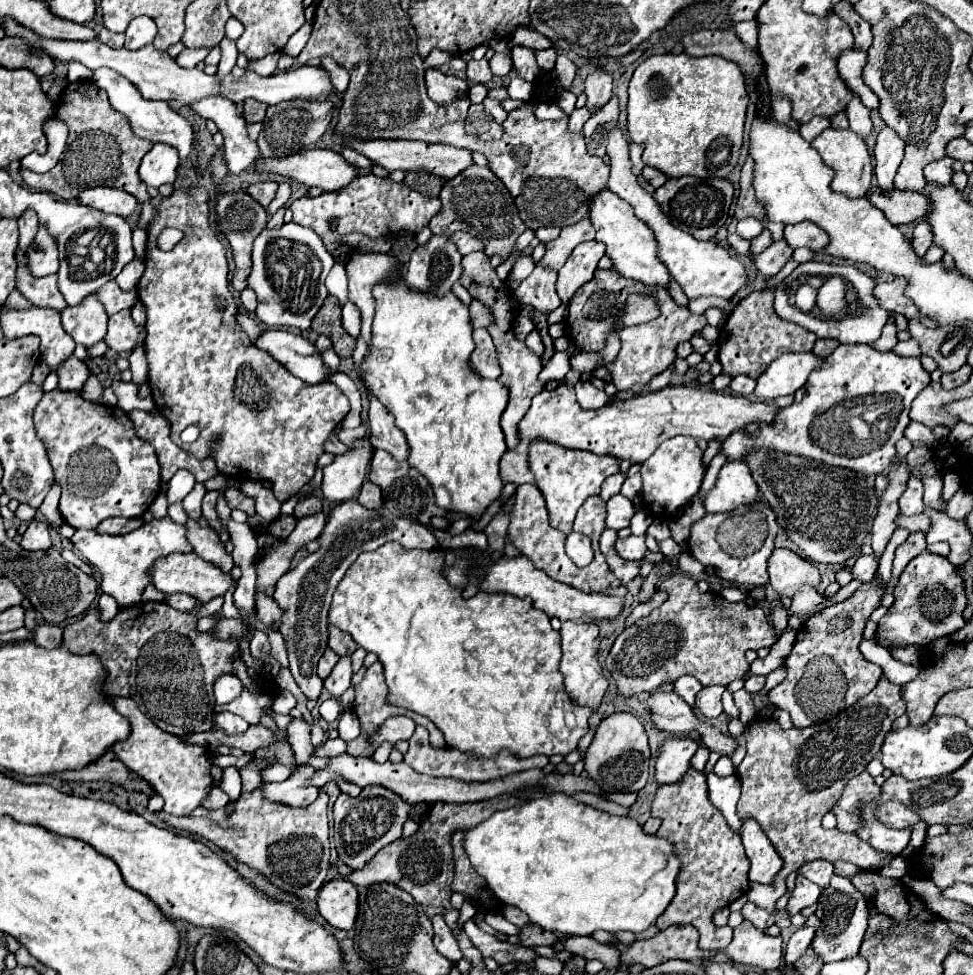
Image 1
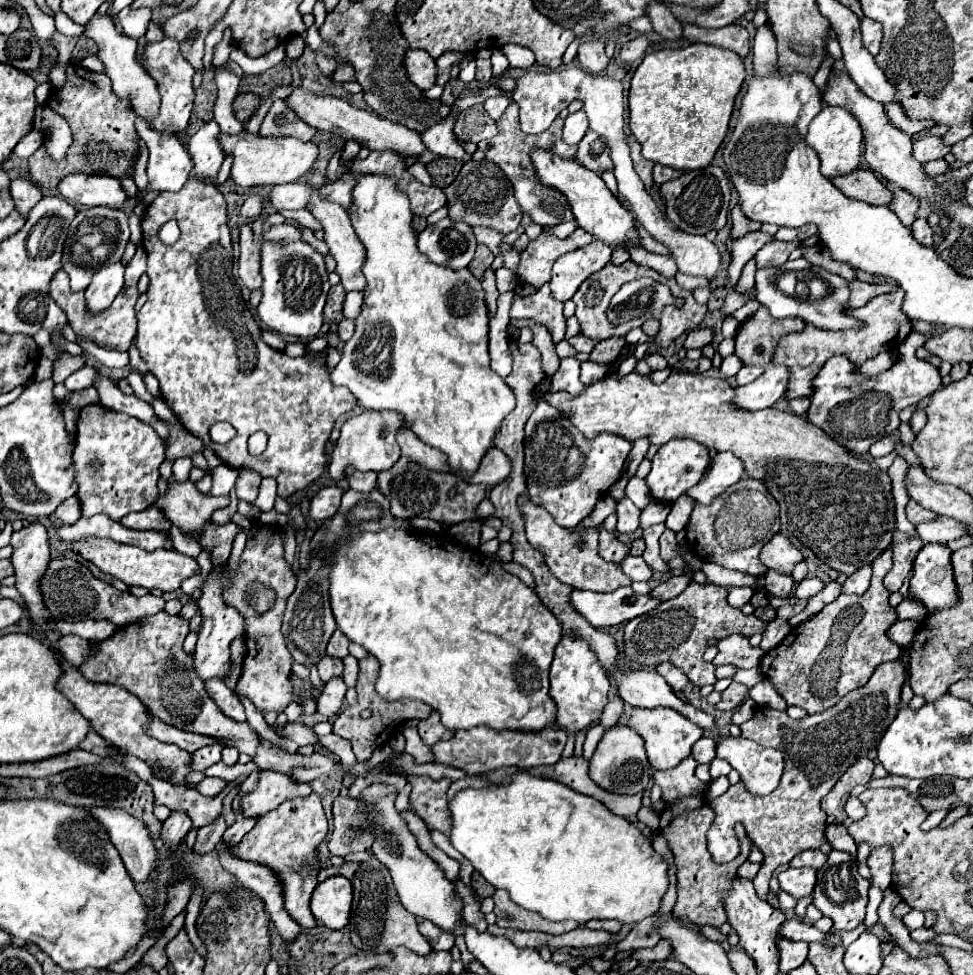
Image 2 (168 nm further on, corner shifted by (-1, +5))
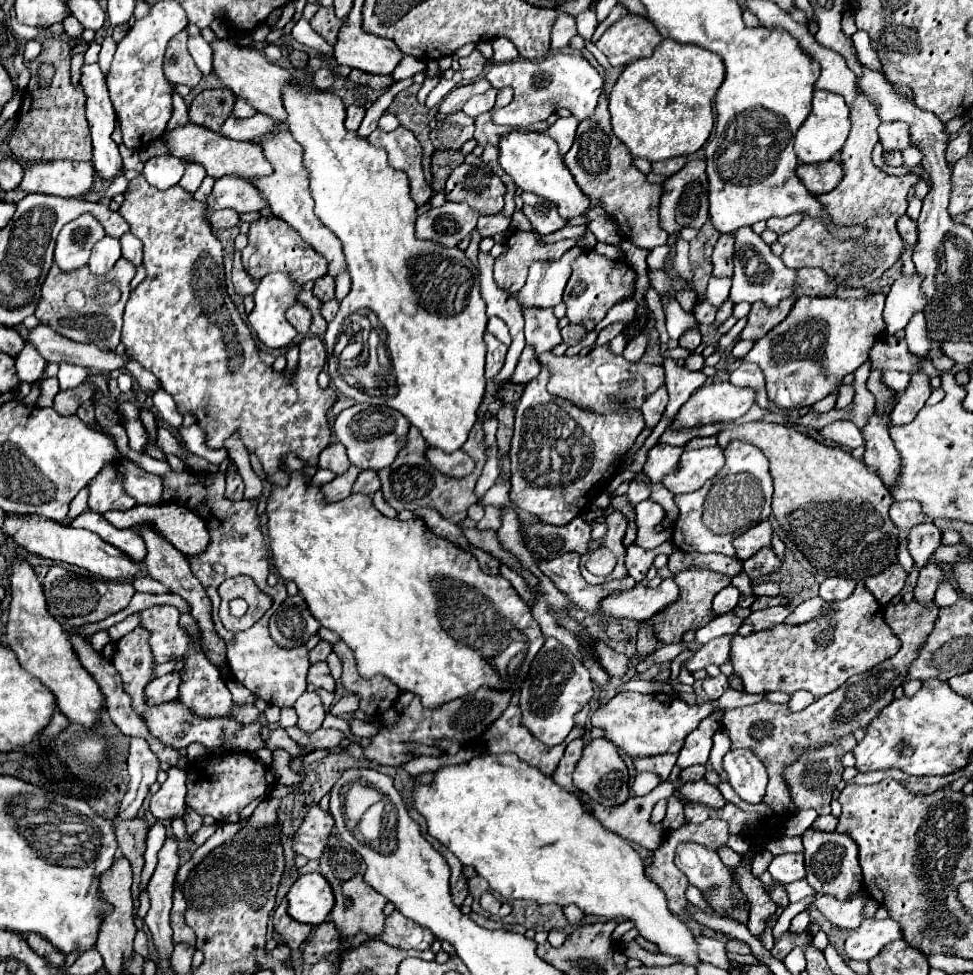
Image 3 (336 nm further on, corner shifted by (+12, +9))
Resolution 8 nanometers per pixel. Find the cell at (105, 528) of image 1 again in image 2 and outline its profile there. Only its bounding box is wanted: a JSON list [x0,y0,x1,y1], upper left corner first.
[120,506,170,534]

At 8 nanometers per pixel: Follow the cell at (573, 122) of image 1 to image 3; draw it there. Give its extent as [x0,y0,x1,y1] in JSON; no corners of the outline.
[547,116,579,156]

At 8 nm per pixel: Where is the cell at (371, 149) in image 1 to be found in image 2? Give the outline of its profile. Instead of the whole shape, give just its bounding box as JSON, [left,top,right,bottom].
[286,88,436,162]

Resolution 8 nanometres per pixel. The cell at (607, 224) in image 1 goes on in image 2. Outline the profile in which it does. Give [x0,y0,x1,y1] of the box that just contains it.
[530,148,636,246]

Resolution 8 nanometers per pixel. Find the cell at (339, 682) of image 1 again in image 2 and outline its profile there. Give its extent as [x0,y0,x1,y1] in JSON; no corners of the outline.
[318,678,346,718]

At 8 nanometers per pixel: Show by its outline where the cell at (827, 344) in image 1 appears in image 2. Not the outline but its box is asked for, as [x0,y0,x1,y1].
[772,288,912,400]

